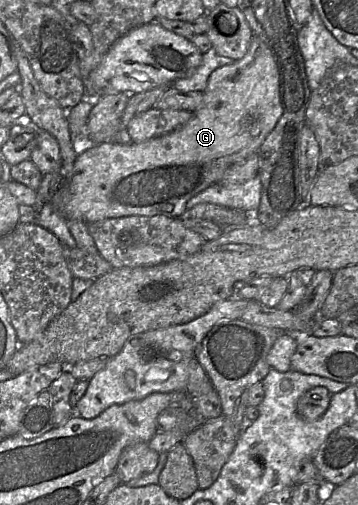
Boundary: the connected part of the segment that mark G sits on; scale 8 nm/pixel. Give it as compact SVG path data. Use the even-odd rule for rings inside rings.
M254 35L243 58L211 73L201 105L184 126L140 143L121 144L109 141L93 145L77 155L73 173L66 186L59 187L50 203L66 222L68 219L78 219L91 223L132 215L181 218L186 214L186 204L191 198L219 183L223 173L231 165L243 162L259 152L282 112L278 65L265 41Z

